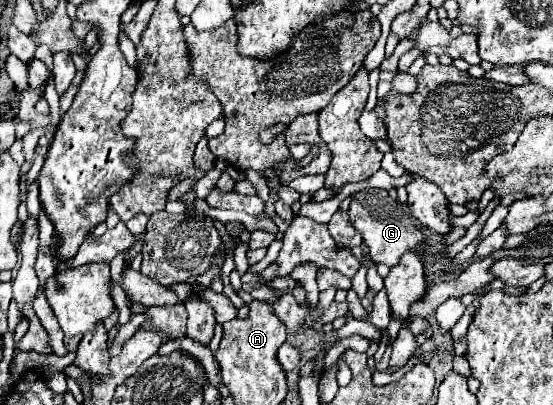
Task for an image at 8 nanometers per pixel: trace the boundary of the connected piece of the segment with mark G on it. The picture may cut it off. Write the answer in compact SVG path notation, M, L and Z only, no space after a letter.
M366 188L358 194L354 194L352 204L350 204L350 218L352 218L352 224L356 226L356 230L362 234L364 242L368 244L372 260L378 264L386 264L392 268L400 262L402 254L406 254L406 252L414 252L420 256L420 260L428 260L430 264L442 260L442 256L440 256L442 252L430 248L428 234L420 232L416 218L412 214L406 216L406 206L400 206L396 200L392 200L386 190Z

